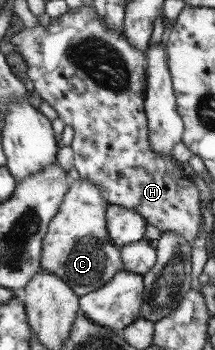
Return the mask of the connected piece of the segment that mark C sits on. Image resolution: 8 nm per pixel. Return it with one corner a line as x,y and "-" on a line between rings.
77,179
70,184
60,212
49,224
44,238
41,268
57,273
80,296
104,287
115,275
124,271
125,261
121,249
113,243
107,224
109,202
103,197
101,187
89,179

